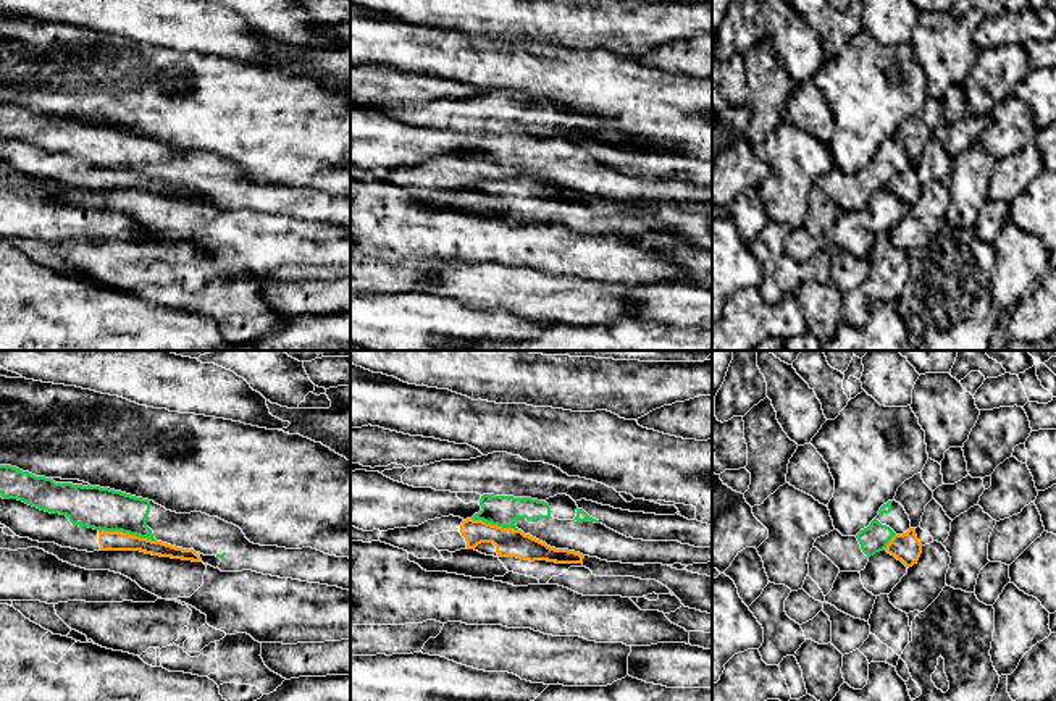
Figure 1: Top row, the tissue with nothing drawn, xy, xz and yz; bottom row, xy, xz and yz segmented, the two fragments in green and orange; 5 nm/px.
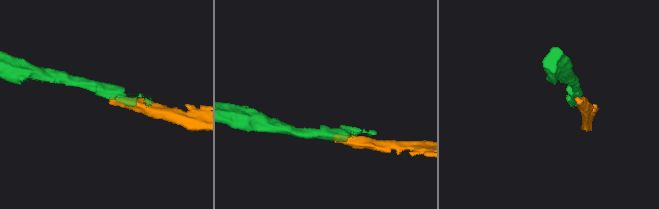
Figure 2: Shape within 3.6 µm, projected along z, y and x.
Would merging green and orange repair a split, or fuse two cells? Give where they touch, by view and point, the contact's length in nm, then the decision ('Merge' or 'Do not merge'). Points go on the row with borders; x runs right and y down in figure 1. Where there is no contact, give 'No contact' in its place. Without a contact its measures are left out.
Touches green at xy (128, 532). Shared border 300 nm. Do not merge

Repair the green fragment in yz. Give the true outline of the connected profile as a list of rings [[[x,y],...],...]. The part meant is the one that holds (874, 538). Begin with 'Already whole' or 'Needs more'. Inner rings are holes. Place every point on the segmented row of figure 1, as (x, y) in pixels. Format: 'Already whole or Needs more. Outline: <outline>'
Needs more. Outline: [[[893,501],[883,504],[870,525],[856,536],[843,536],[838,530],[815,539],[817,548],[827,556],[840,572],[861,572],[869,557],[885,551],[895,535],[903,535],[911,528],[904,507]]]

